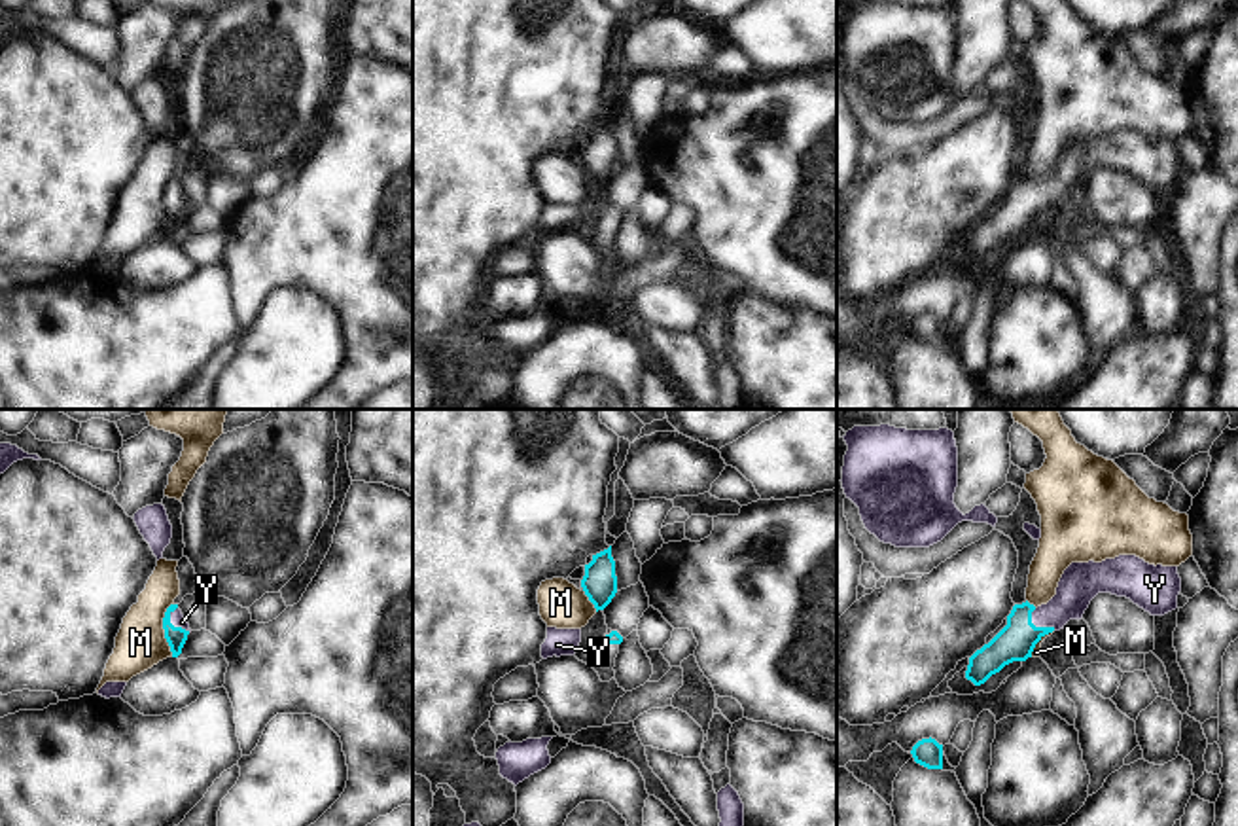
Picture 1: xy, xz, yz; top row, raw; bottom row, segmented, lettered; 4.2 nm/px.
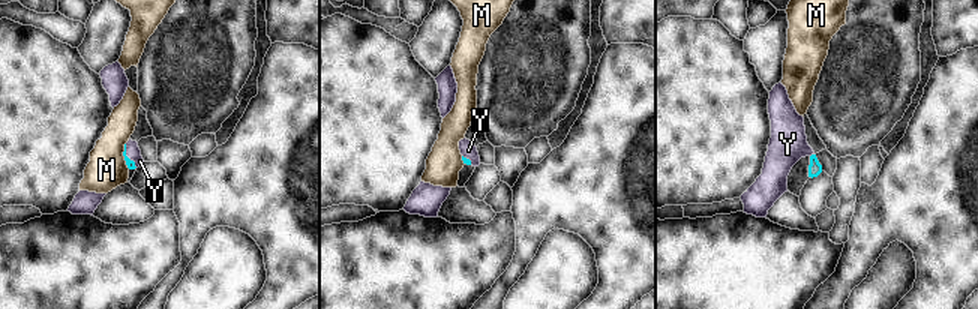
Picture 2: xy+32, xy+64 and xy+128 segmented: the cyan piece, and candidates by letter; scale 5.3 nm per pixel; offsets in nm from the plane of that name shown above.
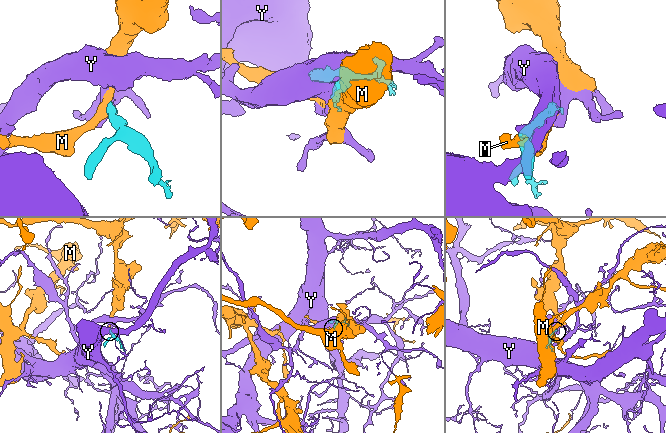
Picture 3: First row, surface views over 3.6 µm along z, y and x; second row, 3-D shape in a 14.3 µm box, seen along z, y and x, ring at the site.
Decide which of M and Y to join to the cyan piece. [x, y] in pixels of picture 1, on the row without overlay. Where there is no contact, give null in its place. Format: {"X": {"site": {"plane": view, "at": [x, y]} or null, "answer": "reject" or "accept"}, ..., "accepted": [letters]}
{"M": {"site": {"plane": "xy", "at": [163, 203]}, "answer": "reject"}, "Y": {"site": {"plane": "yz", "at": [1040, 203]}, "answer": "accept"}, "accepted": ["Y"]}

